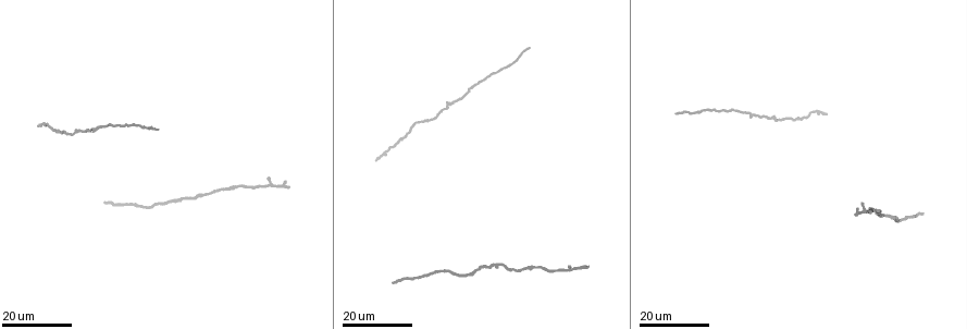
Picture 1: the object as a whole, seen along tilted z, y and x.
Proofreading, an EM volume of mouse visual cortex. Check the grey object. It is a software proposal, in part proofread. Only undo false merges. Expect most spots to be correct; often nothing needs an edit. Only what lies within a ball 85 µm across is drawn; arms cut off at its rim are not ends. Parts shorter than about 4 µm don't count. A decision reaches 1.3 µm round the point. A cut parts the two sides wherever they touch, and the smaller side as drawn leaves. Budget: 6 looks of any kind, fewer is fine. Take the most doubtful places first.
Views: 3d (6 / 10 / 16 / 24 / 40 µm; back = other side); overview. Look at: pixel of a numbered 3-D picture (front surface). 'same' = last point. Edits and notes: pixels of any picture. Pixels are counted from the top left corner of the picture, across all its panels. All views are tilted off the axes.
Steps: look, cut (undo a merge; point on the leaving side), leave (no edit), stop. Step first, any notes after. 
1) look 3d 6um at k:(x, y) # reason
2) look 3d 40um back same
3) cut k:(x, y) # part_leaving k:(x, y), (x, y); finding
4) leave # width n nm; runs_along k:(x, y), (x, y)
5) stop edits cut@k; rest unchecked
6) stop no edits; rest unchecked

look 3d 16um at 1:(202, 196) # calibre changes

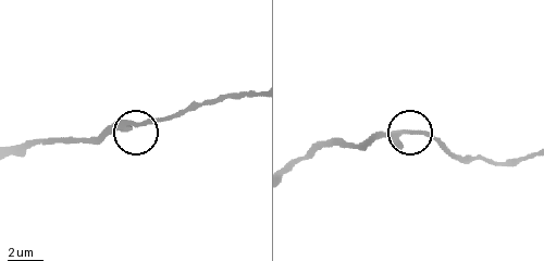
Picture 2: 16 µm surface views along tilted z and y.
look 3d 6um at 2:(130, 125) # closer look

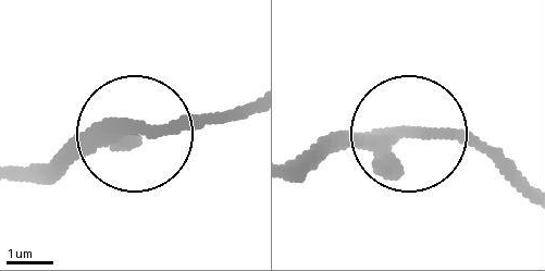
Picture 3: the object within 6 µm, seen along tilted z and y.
look 3d 6um back at 3:(132, 129)

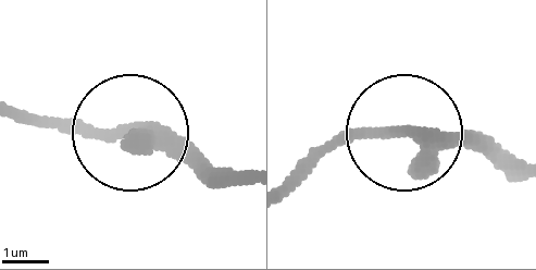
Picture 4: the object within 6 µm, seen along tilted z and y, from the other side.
leave # arms 3; continuous, no second neuron

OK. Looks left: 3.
look 3d 24um at 1:(59, 132)

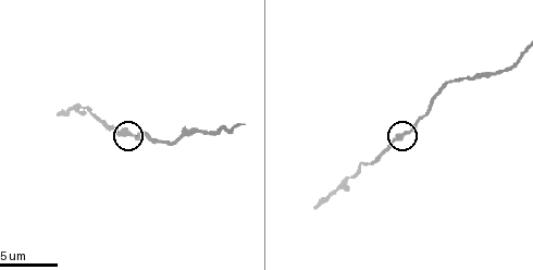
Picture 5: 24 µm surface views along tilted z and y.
look 3d 10um at 5:(131, 135) # closer look

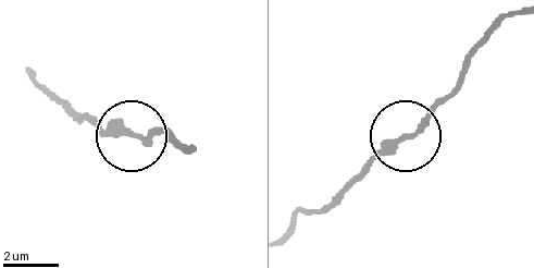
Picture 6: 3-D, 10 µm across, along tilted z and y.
leave # all the same neuron

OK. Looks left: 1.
stop no edits; rest unchecked

